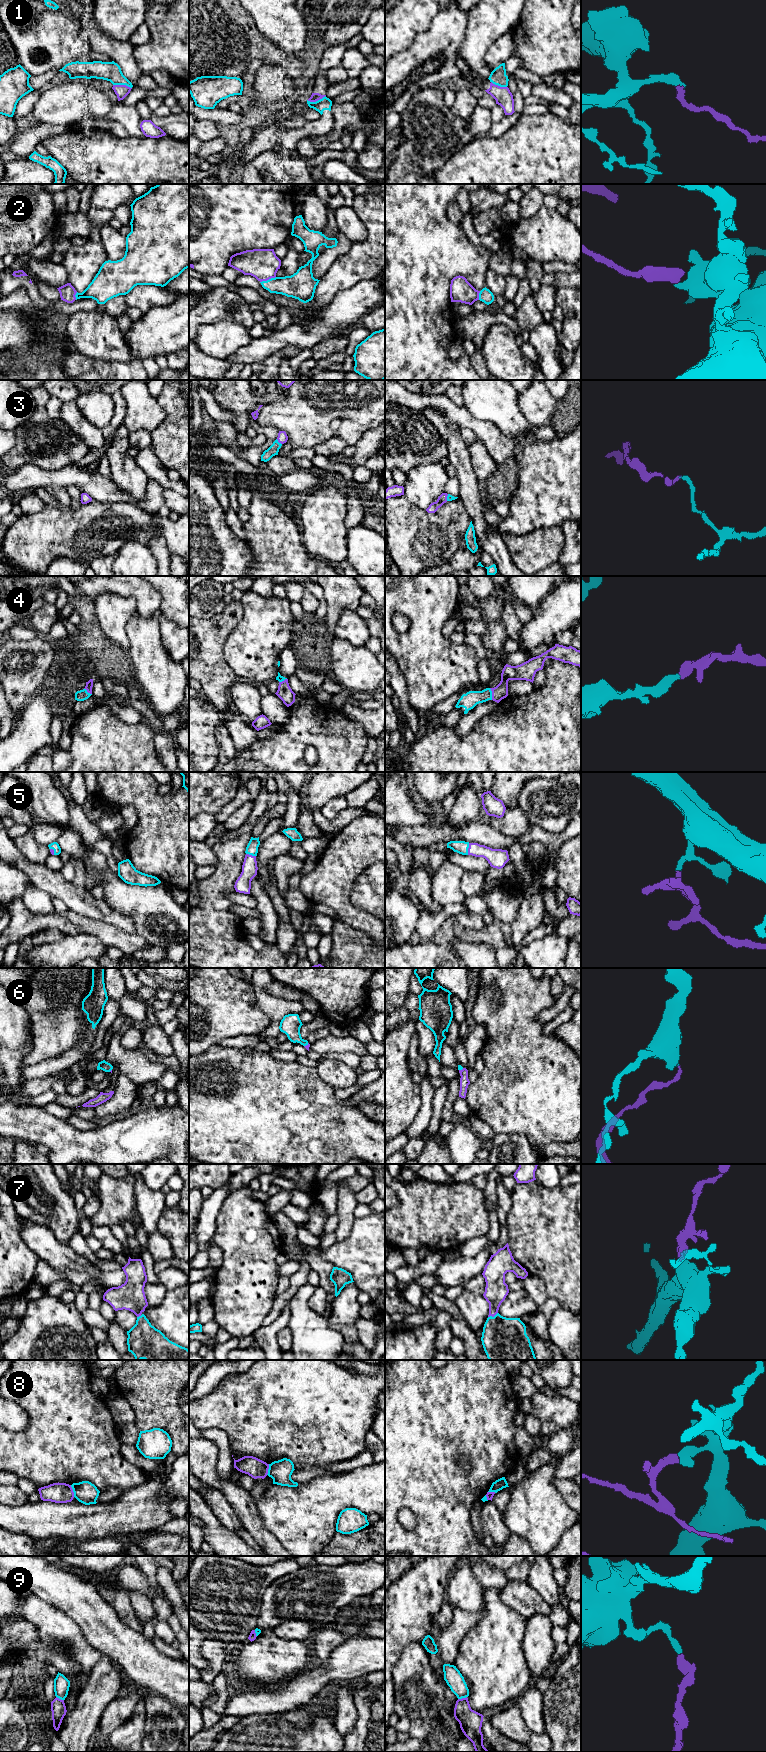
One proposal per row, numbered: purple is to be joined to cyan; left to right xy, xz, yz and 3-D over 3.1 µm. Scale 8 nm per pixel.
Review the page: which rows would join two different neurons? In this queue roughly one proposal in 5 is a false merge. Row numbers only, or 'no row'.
1, 8, 9

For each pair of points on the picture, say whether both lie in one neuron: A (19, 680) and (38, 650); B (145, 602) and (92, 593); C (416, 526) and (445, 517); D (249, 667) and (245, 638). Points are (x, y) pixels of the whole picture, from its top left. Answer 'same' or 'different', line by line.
A: same
B: same
C: same
D: same

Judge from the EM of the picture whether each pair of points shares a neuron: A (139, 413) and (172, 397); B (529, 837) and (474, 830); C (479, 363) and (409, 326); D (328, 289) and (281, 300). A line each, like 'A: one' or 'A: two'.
A: two
B: two
C: two
D: two

